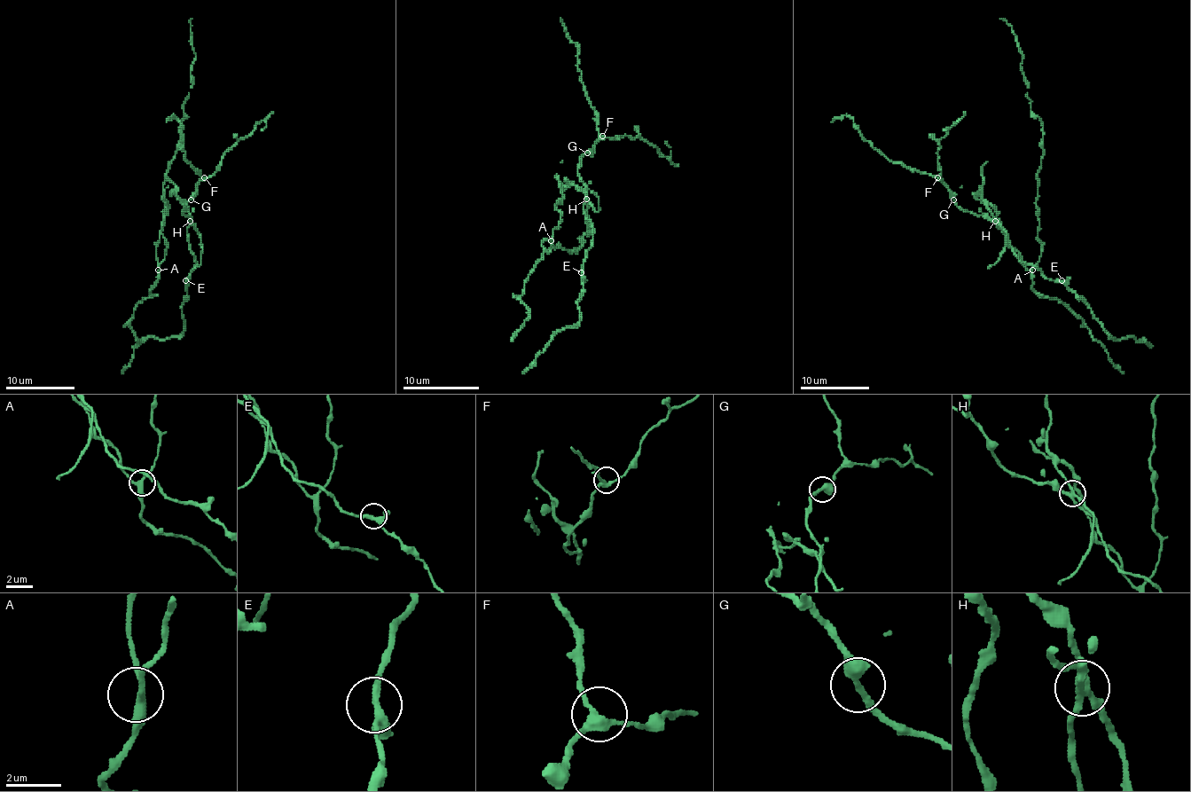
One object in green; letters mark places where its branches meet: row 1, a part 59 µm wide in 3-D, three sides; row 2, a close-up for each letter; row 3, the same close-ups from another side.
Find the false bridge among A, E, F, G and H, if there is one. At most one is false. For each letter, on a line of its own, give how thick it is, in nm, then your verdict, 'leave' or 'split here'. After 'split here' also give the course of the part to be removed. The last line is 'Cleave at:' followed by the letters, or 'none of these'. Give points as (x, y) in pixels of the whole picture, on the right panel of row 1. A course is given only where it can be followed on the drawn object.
A: calibre 280 nm; leave
E: calibre 260 nm; leave
F: calibre 240 nm; leave
G: calibre 340 nm; leave
H: calibre 240 nm; split here; course (994, 220), (983, 198), (983, 167), (988, 161)
Cleave at: H

